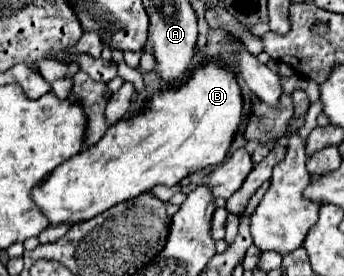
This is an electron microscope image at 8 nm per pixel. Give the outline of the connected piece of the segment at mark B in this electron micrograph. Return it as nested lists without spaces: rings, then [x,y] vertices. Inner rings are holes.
[[[208,62],[198,66],[192,76],[176,90],[154,94],[148,102],[146,110],[130,120],[122,118],[108,128],[108,132],[100,138],[98,144],[84,148],[64,164],[60,164],[48,178],[32,188],[32,200],[50,220],[50,226],[58,224],[78,224],[94,218],[96,214],[120,204],[124,200],[132,200],[142,192],[148,192],[156,184],[174,186],[184,176],[202,170],[206,166],[220,164],[230,148],[232,136],[238,130],[238,122],[242,116],[242,94],[236,84],[234,72],[230,68],[220,66],[218,62]]]

